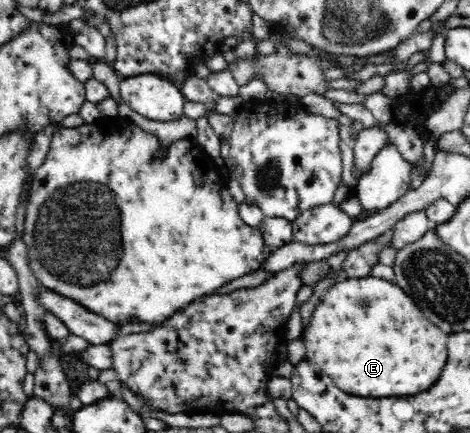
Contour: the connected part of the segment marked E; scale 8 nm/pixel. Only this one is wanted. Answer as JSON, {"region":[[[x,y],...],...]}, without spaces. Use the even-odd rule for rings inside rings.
{"region":[[[373,276],[360,277],[360,278],[348,278],[344,277],[344,280],[336,282],[331,285],[321,296],[316,305],[316,309],[310,318],[308,325],[306,325],[305,334],[302,336],[303,344],[305,345],[306,355],[308,359],[312,359],[326,375],[332,377],[334,385],[338,389],[342,389],[344,393],[348,395],[356,395],[356,397],[372,397],[372,399],[378,399],[378,397],[402,397],[402,395],[416,395],[420,391],[428,391],[440,377],[446,361],[448,361],[448,349],[446,349],[446,343],[448,343],[448,335],[444,331],[440,331],[436,325],[432,325],[424,313],[416,307],[416,303],[400,289],[396,284],[392,284],[386,280],[382,280]]]}

